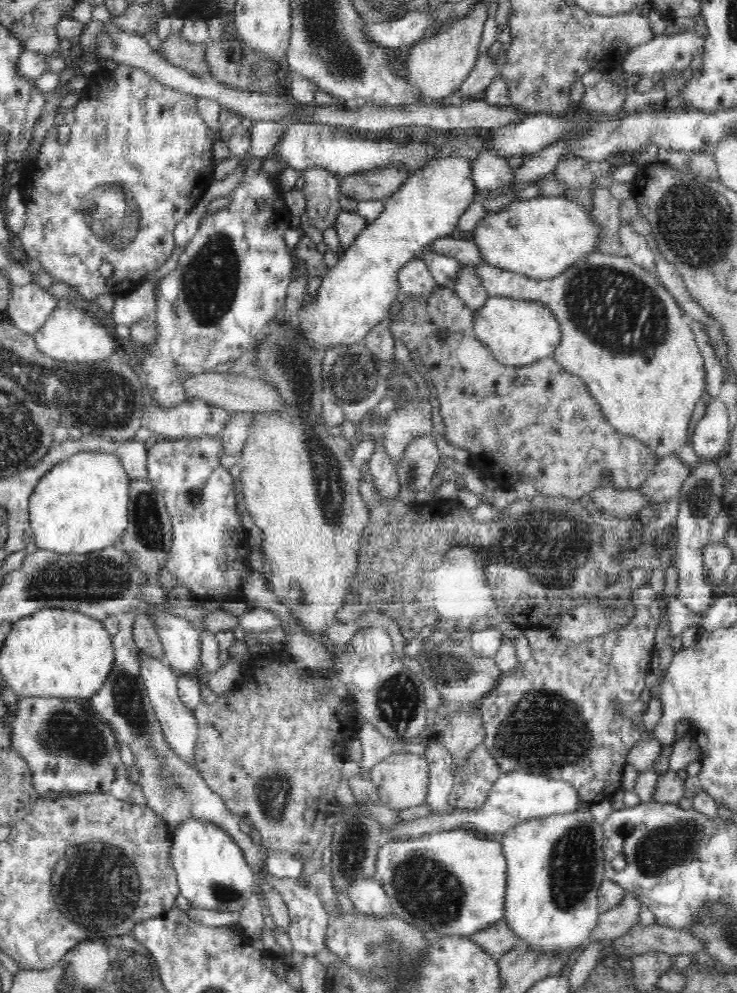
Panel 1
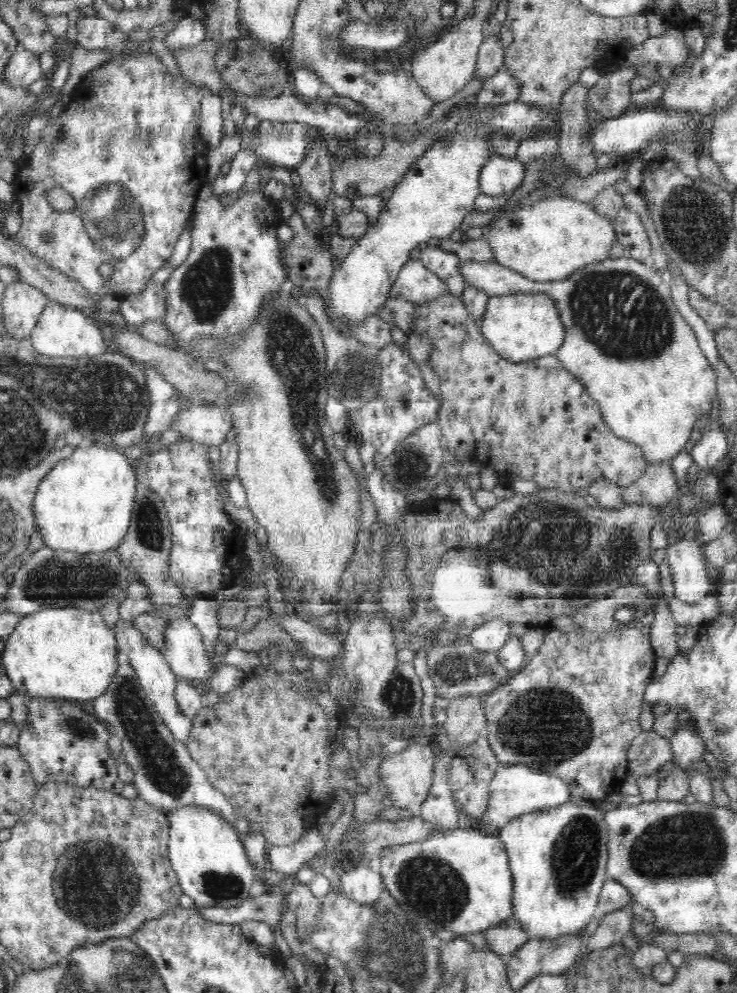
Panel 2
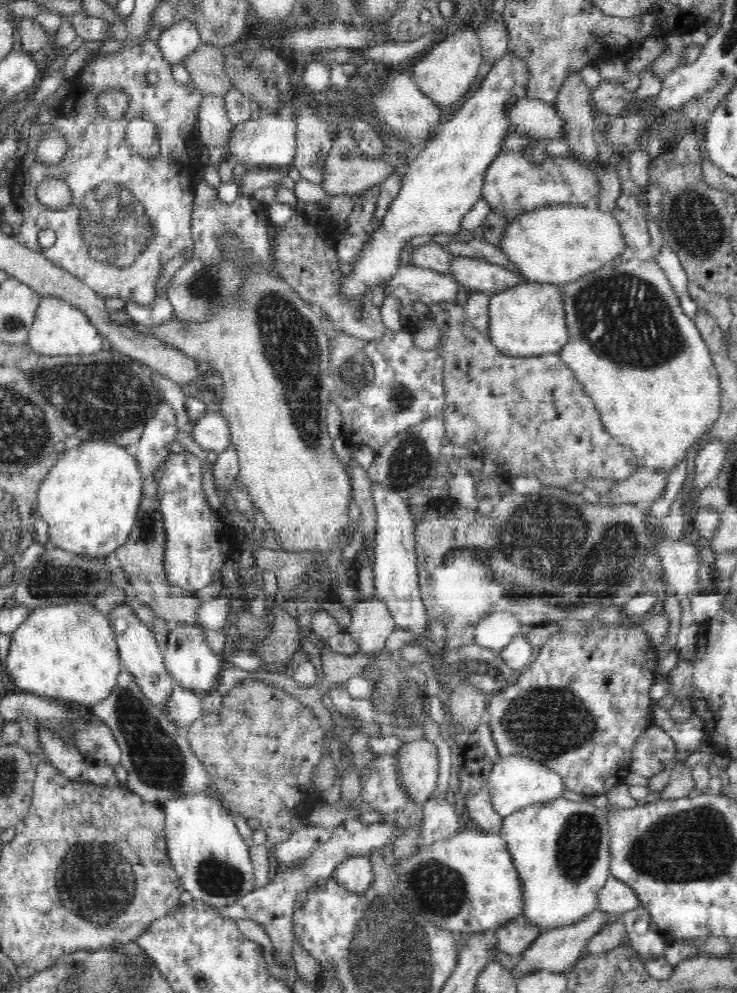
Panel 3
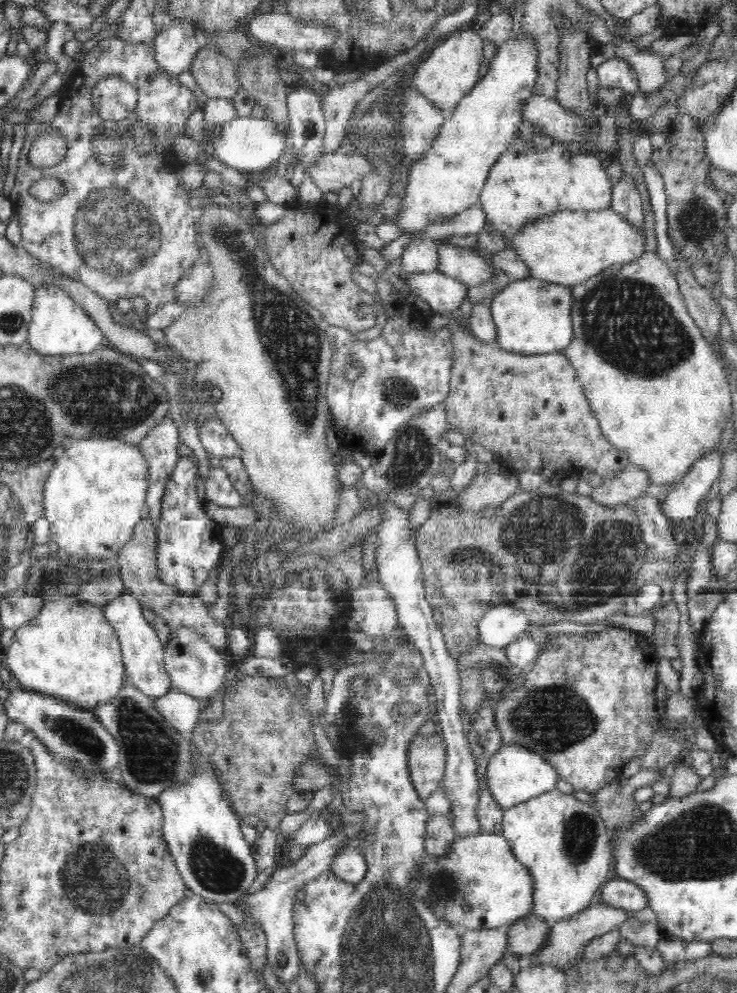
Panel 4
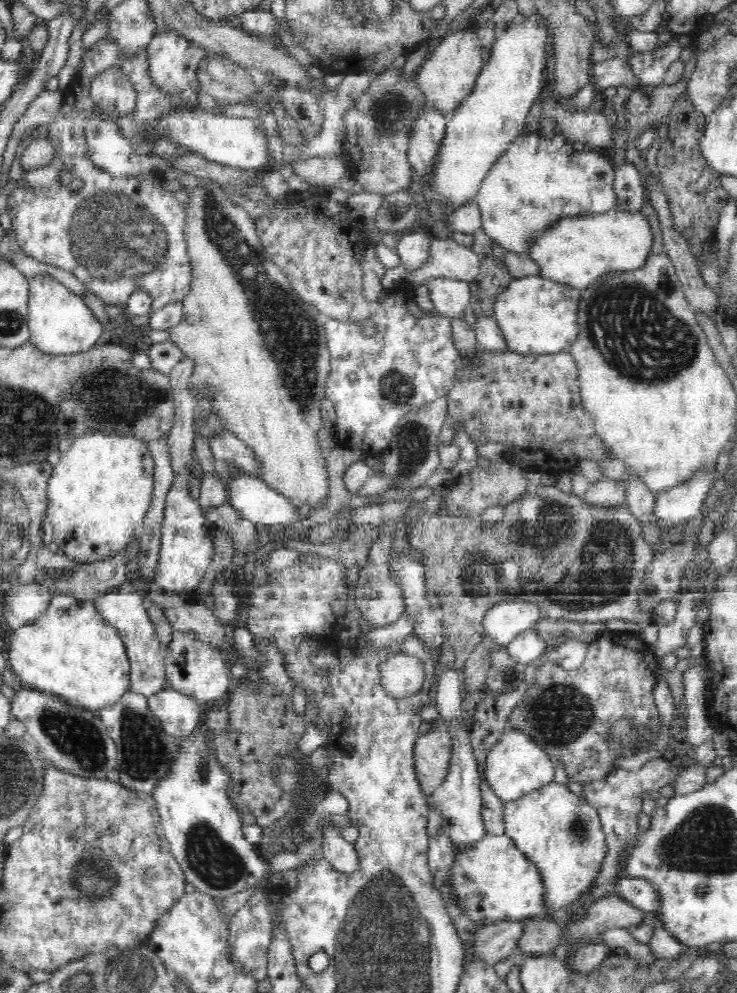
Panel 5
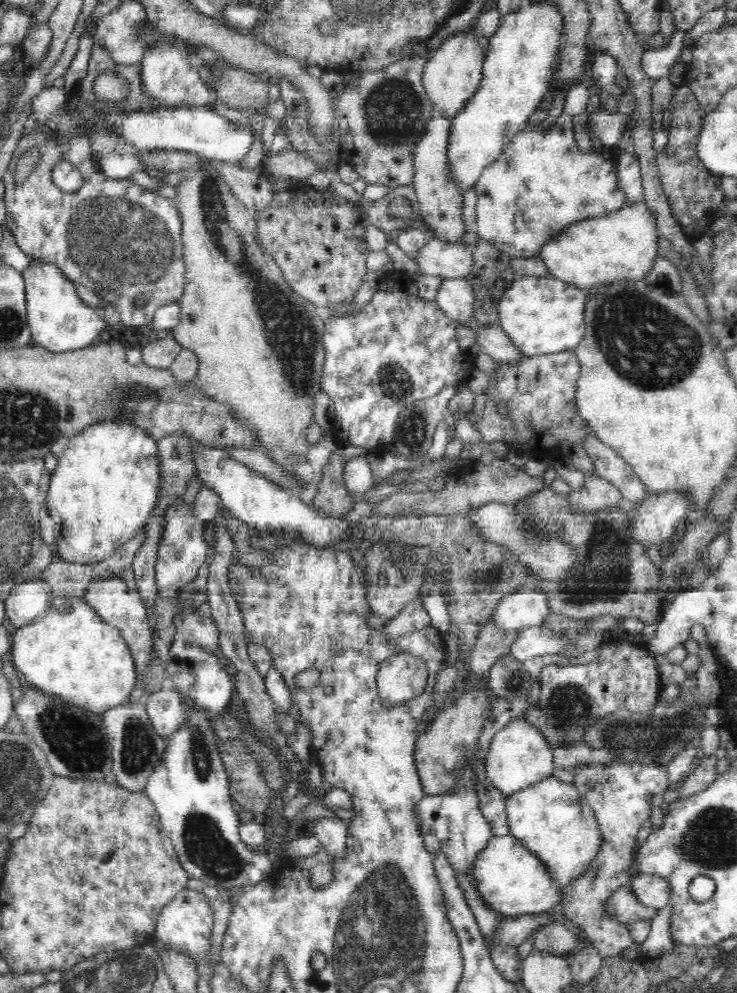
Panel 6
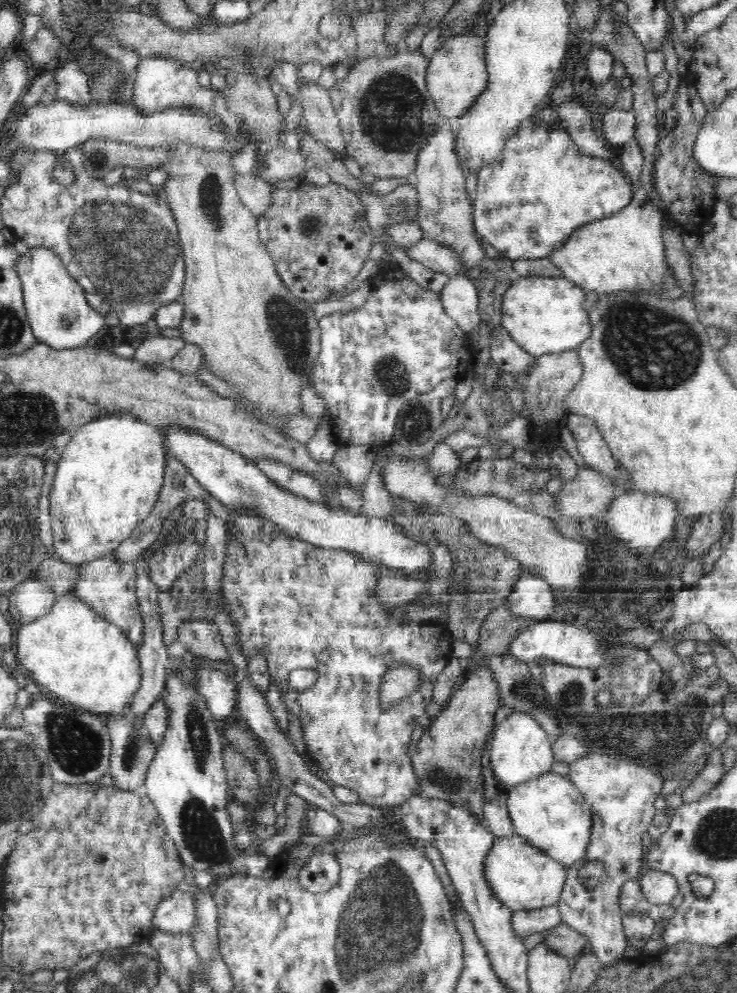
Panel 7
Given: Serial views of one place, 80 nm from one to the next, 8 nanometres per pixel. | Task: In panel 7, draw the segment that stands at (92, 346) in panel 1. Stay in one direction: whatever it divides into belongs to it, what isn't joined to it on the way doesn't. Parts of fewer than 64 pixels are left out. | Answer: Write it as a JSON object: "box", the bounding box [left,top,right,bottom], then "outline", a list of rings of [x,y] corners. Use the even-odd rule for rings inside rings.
{"box":[13,245,106,350],"outline":[[[43,245],[26,249],[15,261],[13,270],[20,277],[27,319],[38,342],[56,350],[78,348],[106,328],[105,315],[88,304],[84,288],[71,277],[54,249]]]}

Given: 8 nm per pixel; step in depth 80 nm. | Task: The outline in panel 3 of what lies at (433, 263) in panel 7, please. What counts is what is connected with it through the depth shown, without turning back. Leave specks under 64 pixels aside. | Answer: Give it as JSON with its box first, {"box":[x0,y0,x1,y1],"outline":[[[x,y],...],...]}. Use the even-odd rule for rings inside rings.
{"box":[448,253,526,295],"outline":[[[452,253],[449,256],[448,268],[453,278],[468,291],[482,291],[494,295],[526,280],[520,273],[504,269],[486,260],[475,257],[460,256]]]}

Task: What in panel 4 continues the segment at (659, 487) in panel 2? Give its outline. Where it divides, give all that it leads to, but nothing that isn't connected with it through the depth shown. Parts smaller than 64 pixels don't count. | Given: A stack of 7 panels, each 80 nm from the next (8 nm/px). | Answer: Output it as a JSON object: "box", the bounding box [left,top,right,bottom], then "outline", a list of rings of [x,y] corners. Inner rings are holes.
{"box":[590,464,655,507],"outline":[[[629,464],[623,471],[620,472],[620,474],[618,474],[618,476],[604,479],[602,486],[594,488],[591,492],[590,498],[598,504],[607,507],[615,507],[618,505],[628,504],[636,498],[640,498],[640,496],[642,496],[644,492],[648,492],[649,489],[650,492],[655,492],[652,488],[650,488],[650,486],[652,486],[652,481],[648,479],[648,474],[645,474],[645,470]]]}

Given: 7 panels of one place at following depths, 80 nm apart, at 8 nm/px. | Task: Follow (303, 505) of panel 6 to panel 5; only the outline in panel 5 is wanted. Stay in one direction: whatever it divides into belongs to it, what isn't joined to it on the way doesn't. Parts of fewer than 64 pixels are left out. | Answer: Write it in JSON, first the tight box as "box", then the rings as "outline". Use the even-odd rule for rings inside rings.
{"box":[225,476,308,526],"outline":[[[242,476],[234,482],[228,478],[230,486],[225,488],[227,502],[248,522],[262,526],[290,524],[294,520],[308,516],[298,509],[290,497],[286,497],[256,476]]]}

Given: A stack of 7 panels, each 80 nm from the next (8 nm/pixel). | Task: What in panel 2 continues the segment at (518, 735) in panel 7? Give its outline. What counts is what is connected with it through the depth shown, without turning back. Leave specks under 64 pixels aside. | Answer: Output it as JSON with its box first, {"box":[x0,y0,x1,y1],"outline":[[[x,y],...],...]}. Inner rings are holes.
{"box":[477,762,570,832],"outline":[[[499,762],[496,775],[492,778],[488,806],[482,818],[484,822],[478,820],[477,826],[484,831],[498,832],[516,816],[570,802],[570,795],[568,785],[560,777],[528,765],[504,765]]]}

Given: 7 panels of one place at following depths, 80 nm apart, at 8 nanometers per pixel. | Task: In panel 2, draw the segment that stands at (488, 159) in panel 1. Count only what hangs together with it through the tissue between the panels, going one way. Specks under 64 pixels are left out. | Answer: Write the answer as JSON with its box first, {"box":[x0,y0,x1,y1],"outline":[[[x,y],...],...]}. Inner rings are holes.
{"box":[480,154,524,198],"outline":[[[494,154],[492,161],[480,172],[480,193],[496,198],[510,194],[524,178],[524,166],[514,158]]]}

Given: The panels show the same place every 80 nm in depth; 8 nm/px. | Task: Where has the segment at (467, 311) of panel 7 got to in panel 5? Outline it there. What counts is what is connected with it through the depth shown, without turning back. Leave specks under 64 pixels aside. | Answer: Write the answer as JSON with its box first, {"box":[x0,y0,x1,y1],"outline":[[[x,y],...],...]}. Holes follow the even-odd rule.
{"box":[426,278,471,319],"outline":[[[449,278],[428,279],[426,288],[434,308],[444,317],[462,319],[464,310],[471,303],[471,289],[468,282]]]}

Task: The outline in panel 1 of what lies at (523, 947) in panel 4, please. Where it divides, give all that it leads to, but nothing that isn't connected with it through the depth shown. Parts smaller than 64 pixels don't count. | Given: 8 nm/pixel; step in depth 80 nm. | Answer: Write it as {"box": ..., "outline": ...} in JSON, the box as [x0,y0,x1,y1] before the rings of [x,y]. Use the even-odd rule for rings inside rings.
{"box":[469,918,519,958],"outline":[[[503,918],[469,937],[496,958],[508,952],[519,941],[519,938],[516,938],[516,935],[507,927]]]}

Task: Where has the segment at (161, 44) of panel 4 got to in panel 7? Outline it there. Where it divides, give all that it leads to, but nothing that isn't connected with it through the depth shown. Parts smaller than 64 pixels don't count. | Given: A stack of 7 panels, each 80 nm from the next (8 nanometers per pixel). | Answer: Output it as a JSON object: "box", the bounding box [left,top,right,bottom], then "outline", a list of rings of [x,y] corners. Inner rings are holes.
{"box":[130,58,218,115],"outline":[[[141,58],[131,84],[130,104],[134,105],[142,115],[160,112],[180,104],[202,104],[203,108],[212,108],[214,102],[218,100],[216,93],[200,85],[196,71],[190,67],[182,67],[172,59]]]}

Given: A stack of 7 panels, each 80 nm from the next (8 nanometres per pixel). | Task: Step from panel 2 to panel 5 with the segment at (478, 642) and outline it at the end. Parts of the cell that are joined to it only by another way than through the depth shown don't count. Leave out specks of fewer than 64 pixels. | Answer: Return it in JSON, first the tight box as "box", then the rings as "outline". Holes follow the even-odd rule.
{"box":[484,595,540,648],"outline":[[[516,595],[500,601],[487,612],[484,620],[484,633],[500,647],[510,648],[518,636],[534,628],[540,618],[540,604],[535,598]]]}

